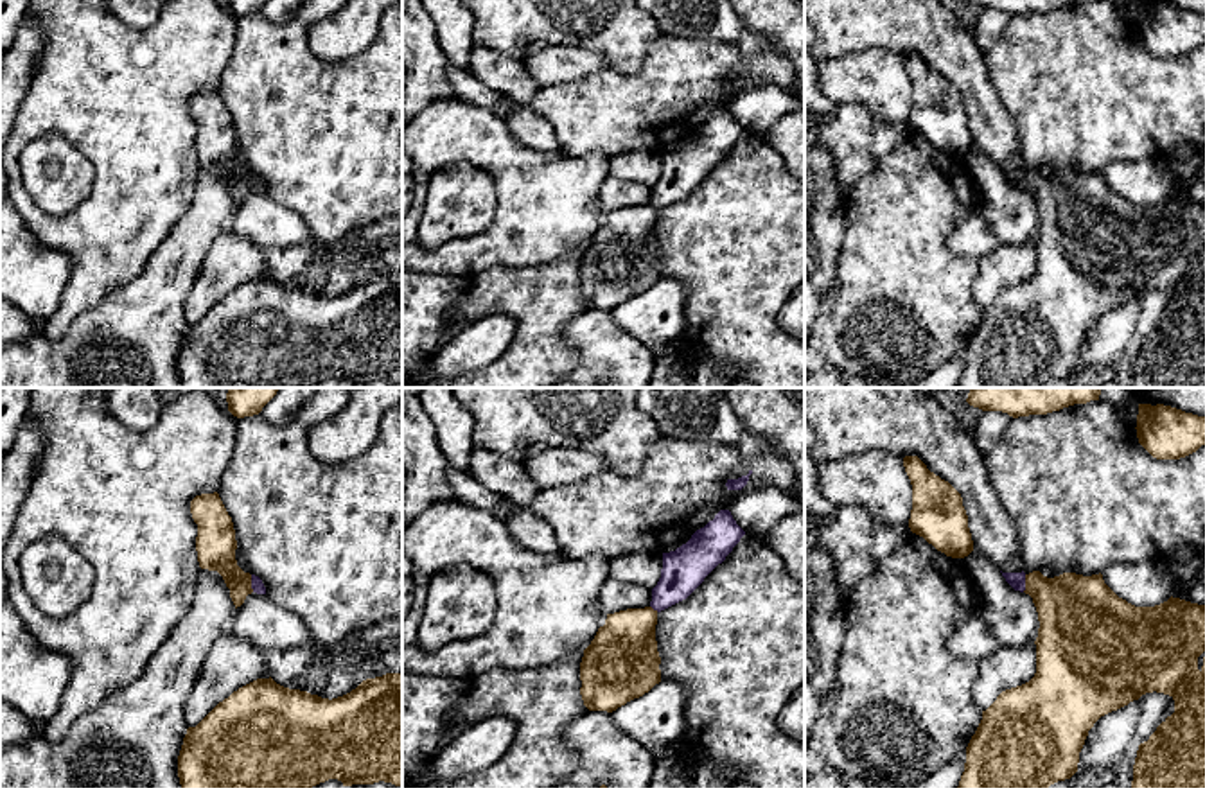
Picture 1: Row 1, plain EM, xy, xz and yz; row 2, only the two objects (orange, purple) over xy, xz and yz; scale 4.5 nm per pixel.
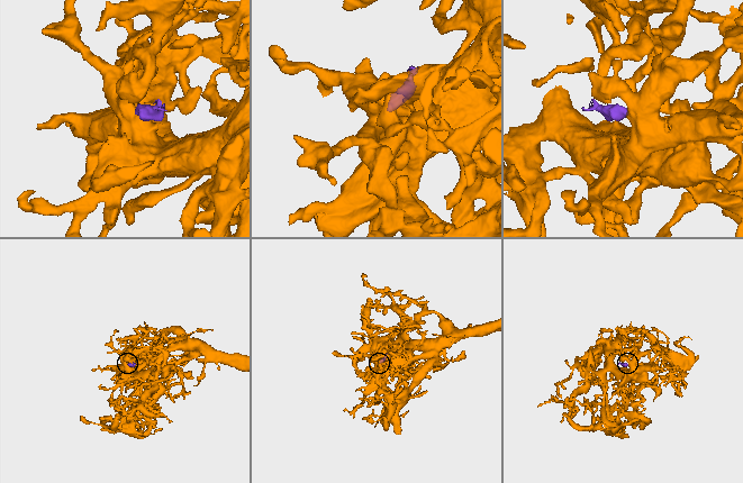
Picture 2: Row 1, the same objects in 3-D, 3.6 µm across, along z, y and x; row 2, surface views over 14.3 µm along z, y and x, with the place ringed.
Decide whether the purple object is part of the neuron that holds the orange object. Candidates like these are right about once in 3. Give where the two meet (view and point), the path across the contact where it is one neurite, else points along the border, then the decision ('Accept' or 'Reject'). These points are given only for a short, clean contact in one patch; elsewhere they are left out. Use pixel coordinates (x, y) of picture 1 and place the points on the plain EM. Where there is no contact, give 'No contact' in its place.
Touches orange at xy (250, 182). Boundary: xy (250, 173), (254, 189). Reject

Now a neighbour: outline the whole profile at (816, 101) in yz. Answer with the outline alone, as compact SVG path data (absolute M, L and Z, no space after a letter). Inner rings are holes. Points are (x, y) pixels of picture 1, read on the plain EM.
M805 20L805 111L828 118L839 106L830 101L819 88L817 61L810 56L815 32Z

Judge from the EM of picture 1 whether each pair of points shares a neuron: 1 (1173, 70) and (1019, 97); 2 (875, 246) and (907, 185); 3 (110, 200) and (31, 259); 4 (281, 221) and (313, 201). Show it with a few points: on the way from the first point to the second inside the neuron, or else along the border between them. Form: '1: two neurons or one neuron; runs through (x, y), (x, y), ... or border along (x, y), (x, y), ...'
1: one neuron; runs through (1135, 96), (1056, 96)
2: one neuron; runs through (889, 232), (907, 207), (907, 200)
3: two neurons; border along (18, 214), (40, 241), (69, 257), (69, 282)
4: two neurons; border along (263, 192), (291, 209), (306, 223), (311, 236)

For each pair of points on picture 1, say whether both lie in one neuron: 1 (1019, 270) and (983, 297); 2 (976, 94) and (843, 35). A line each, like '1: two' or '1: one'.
1: one
2: one

